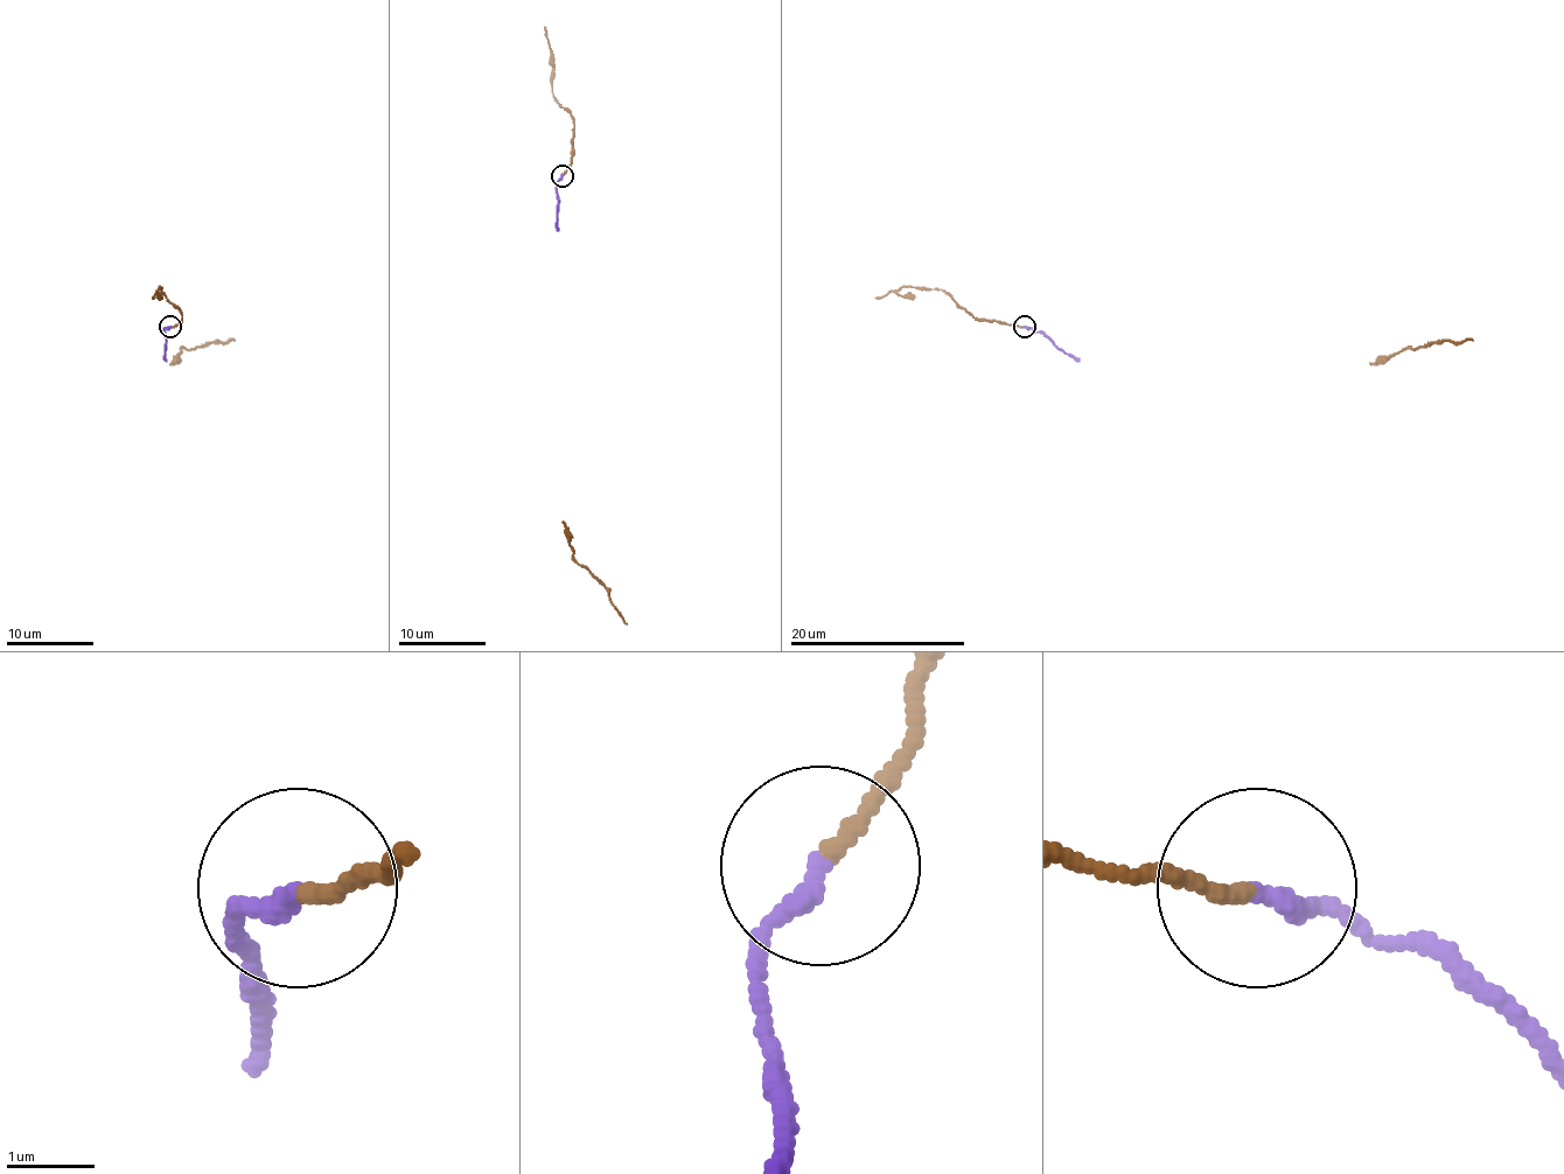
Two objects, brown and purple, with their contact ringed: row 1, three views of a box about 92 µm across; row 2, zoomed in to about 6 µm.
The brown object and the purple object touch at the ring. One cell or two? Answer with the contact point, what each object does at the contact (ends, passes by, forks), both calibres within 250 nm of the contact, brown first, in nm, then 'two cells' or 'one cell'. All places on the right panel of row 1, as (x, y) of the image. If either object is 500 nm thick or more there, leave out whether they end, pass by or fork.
(1024, 326) | brown ends | purple ends | 180/240 nm | one cell

